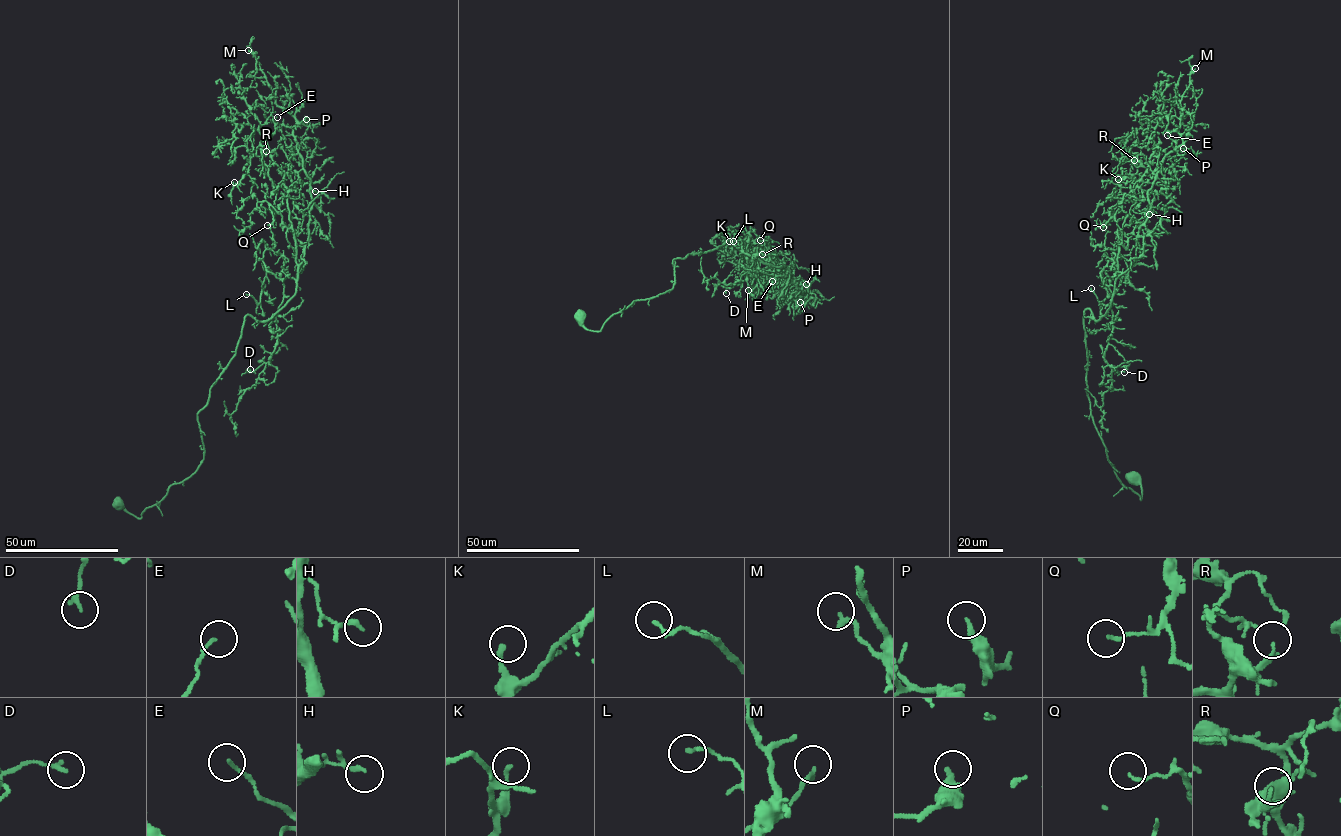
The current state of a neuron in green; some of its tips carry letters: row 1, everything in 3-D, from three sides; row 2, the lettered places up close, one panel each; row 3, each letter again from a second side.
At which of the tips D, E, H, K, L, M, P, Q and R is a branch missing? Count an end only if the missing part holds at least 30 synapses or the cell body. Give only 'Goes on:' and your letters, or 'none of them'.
Goes on: none of them

